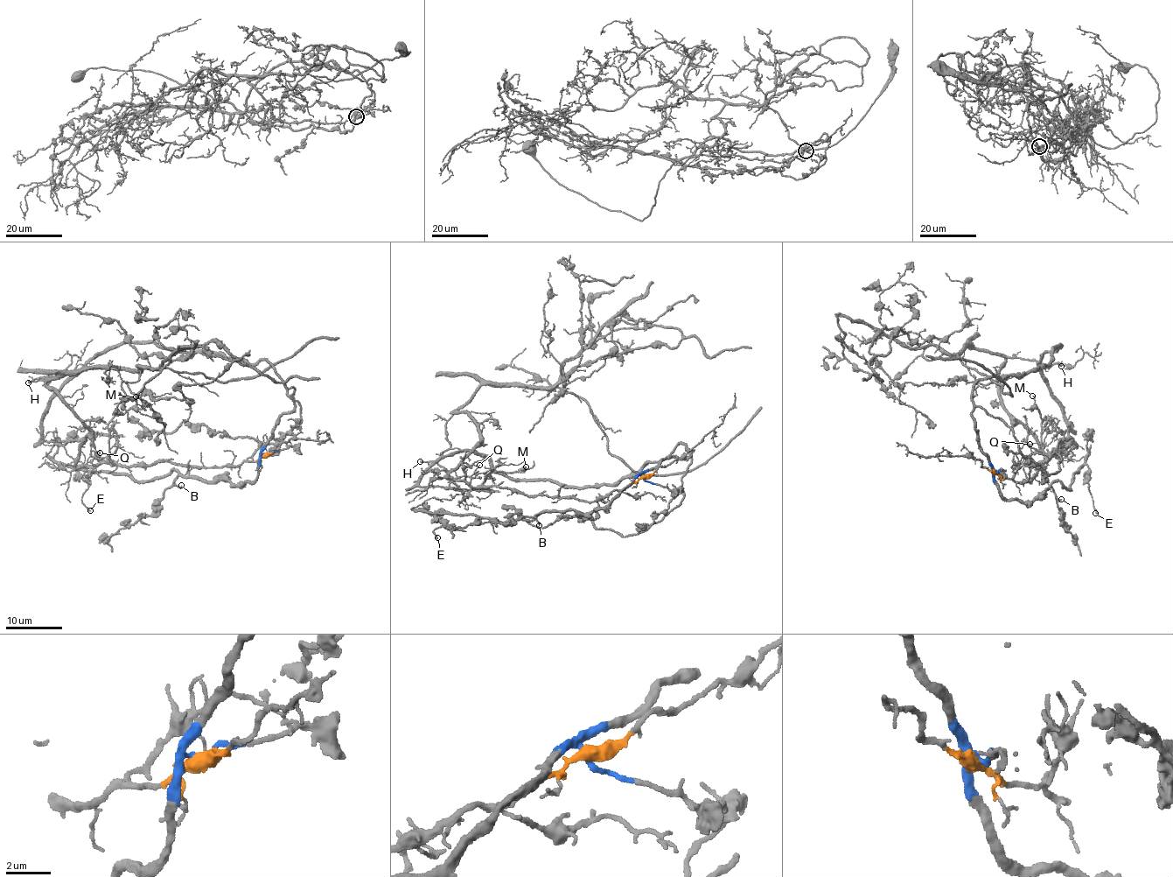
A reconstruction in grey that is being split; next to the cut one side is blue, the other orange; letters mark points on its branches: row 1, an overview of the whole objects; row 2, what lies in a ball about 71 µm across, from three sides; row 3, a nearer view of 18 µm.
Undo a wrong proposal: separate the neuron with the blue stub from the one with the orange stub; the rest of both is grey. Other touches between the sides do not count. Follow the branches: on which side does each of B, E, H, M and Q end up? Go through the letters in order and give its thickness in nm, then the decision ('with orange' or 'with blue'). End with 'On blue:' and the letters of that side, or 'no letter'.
B: 180 nm | with blue
E: 240 nm | with blue
H: 200 nm | with orange
M: 120 nm | with orange
Q: 60 nm | with orange
On blue: B, E

